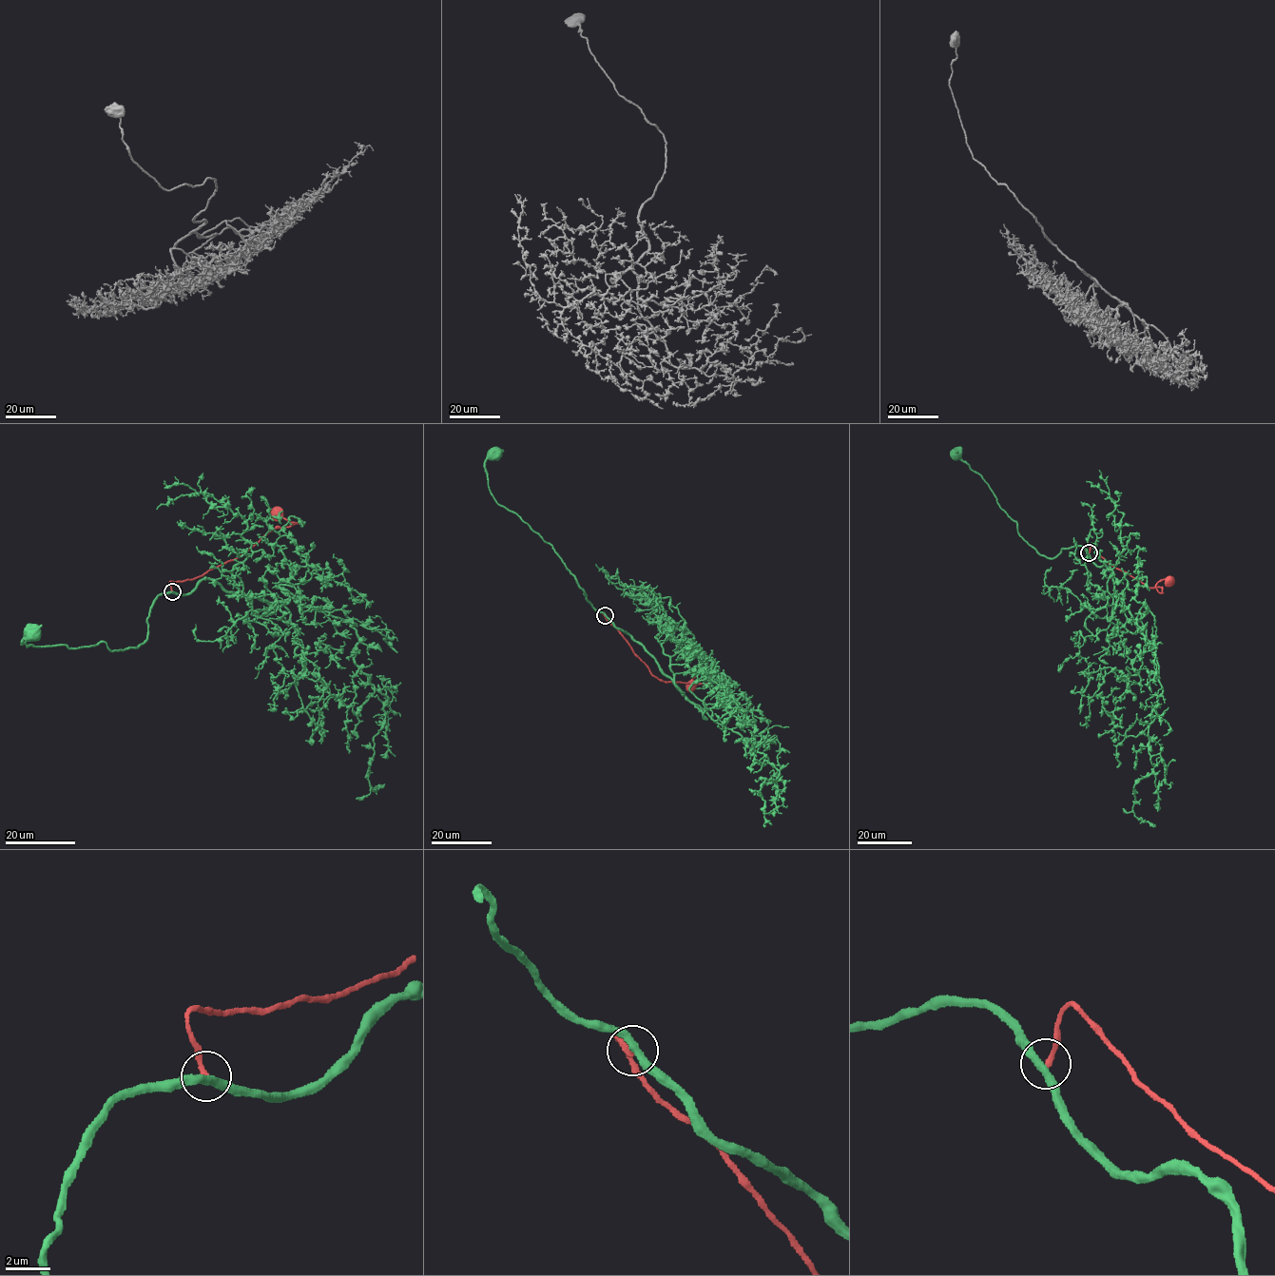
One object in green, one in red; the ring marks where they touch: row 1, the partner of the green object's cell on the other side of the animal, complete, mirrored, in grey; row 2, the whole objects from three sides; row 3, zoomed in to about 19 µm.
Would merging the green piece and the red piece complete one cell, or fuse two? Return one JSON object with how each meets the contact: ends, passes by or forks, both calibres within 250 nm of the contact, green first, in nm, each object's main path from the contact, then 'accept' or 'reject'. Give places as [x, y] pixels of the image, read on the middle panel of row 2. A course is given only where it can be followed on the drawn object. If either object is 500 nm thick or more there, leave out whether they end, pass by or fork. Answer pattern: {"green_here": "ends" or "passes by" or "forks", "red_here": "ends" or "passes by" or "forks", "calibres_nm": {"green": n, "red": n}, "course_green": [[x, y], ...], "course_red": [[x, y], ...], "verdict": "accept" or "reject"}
{"green_here": "passes by", "red_here": "ends", "calibres_nm": {"green": 360, "red": 240}, "course_green": [[605, 615], [587, 599], [550, 544], [516, 513], [498, 504], [488, 485], [485, 467], [487, 457], [494, 454]], "course_red": [[605, 615], [658, 678], [704, 684], [711, 679], [705, 672], [701, 672], [689, 685]], "verdict": "reject"}

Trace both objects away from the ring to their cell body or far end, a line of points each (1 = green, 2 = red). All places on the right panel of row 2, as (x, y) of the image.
1: (1089, 552), (1077, 546), (1052, 558), (1038, 553), (956, 452)
2: (1089, 552), (1092, 546), (1115, 568), (1148, 587), (1162, 587), (1159, 592), (1156, 584), (1168, 580)

